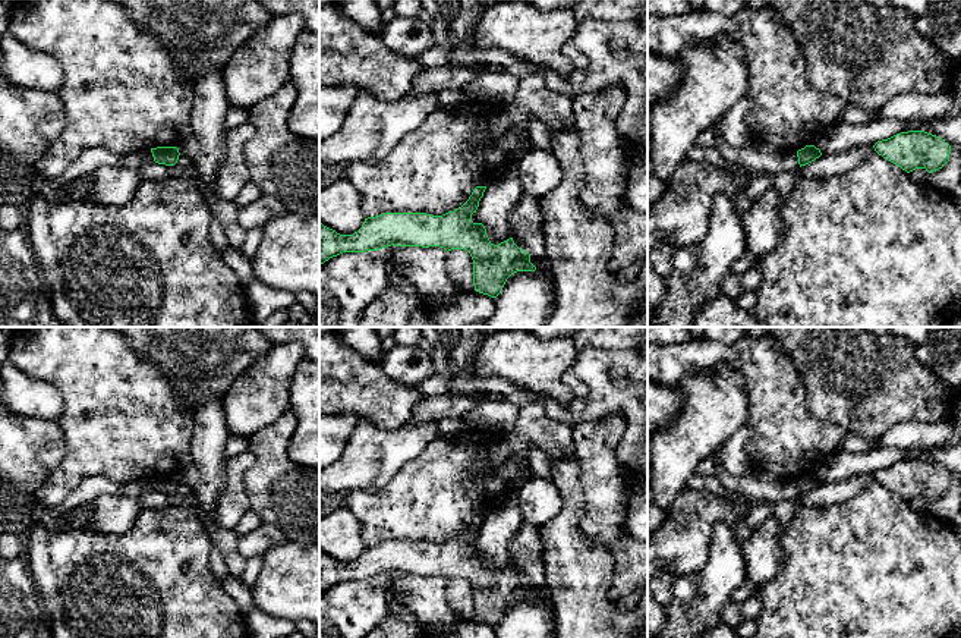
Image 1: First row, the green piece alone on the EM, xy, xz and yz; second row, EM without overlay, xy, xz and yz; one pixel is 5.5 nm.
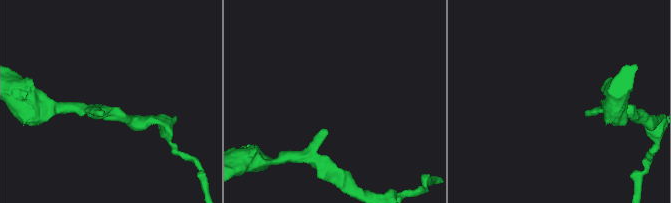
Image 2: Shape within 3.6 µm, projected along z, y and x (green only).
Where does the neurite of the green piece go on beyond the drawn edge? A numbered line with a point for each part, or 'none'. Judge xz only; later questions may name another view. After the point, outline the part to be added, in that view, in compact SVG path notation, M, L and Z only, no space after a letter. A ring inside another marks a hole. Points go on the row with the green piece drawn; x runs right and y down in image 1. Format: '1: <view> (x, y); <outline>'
none

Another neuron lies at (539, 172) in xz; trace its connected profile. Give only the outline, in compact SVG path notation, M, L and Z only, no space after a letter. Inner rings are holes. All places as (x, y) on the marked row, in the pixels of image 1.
M532 148L517 160L522 192L536 199L558 188L561 166L551 151Z

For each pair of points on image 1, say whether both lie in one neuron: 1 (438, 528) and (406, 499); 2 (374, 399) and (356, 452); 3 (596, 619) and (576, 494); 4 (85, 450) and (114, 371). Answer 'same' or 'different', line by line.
1: same
2: different
3: same
4: same

